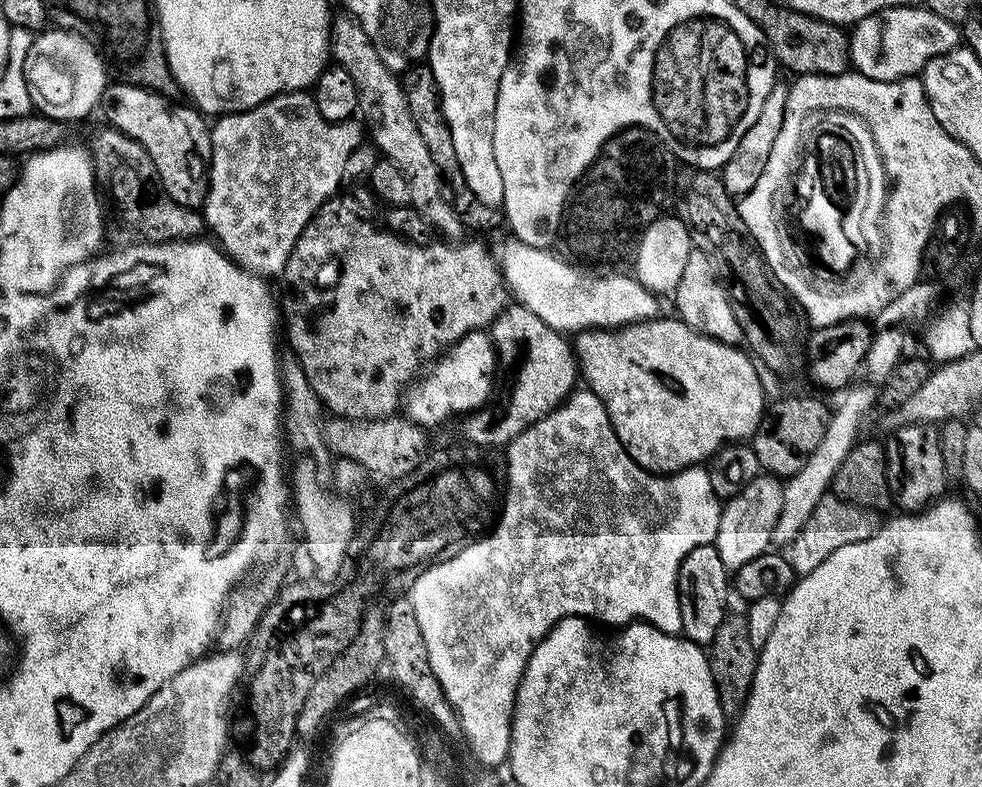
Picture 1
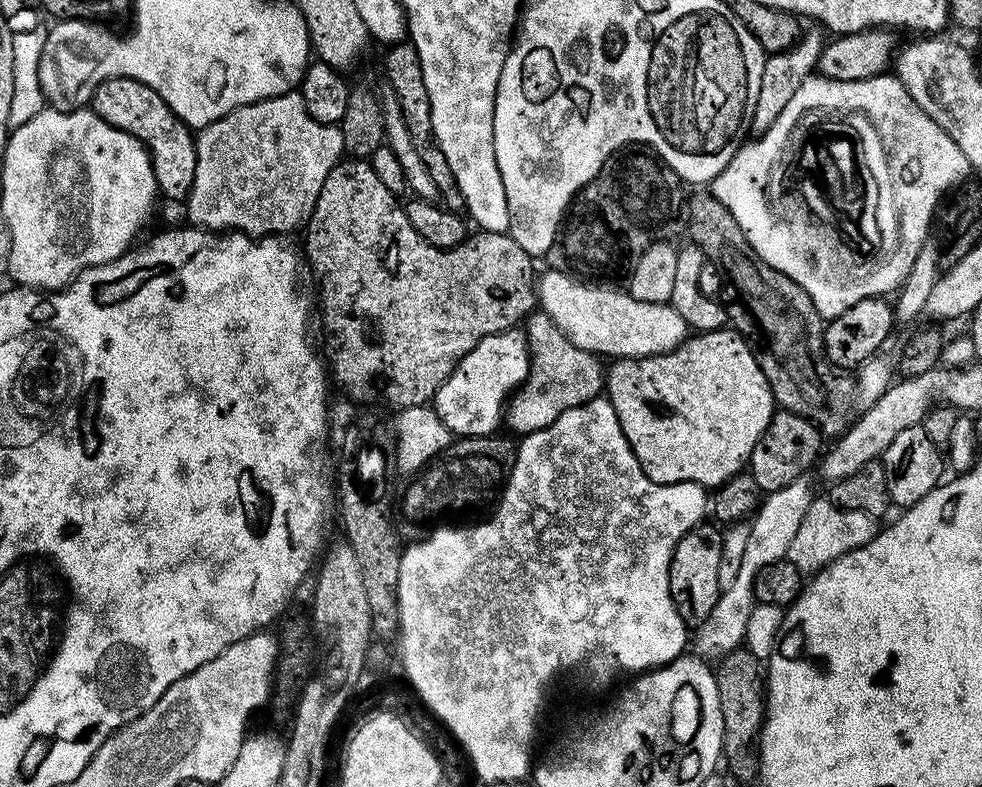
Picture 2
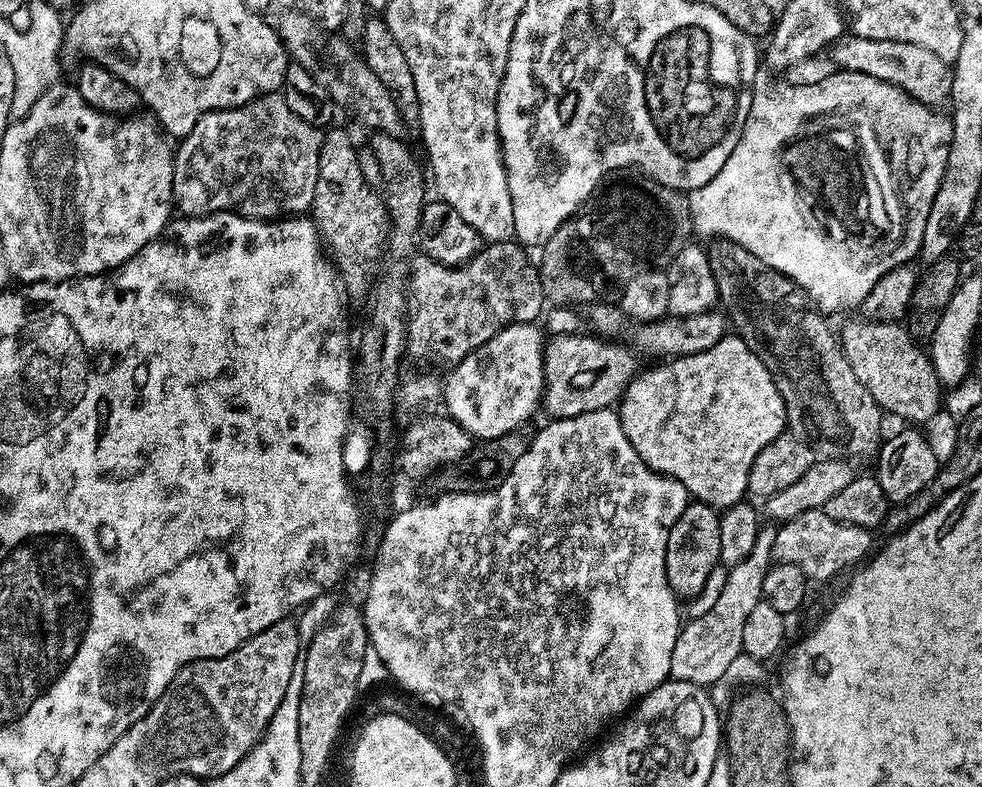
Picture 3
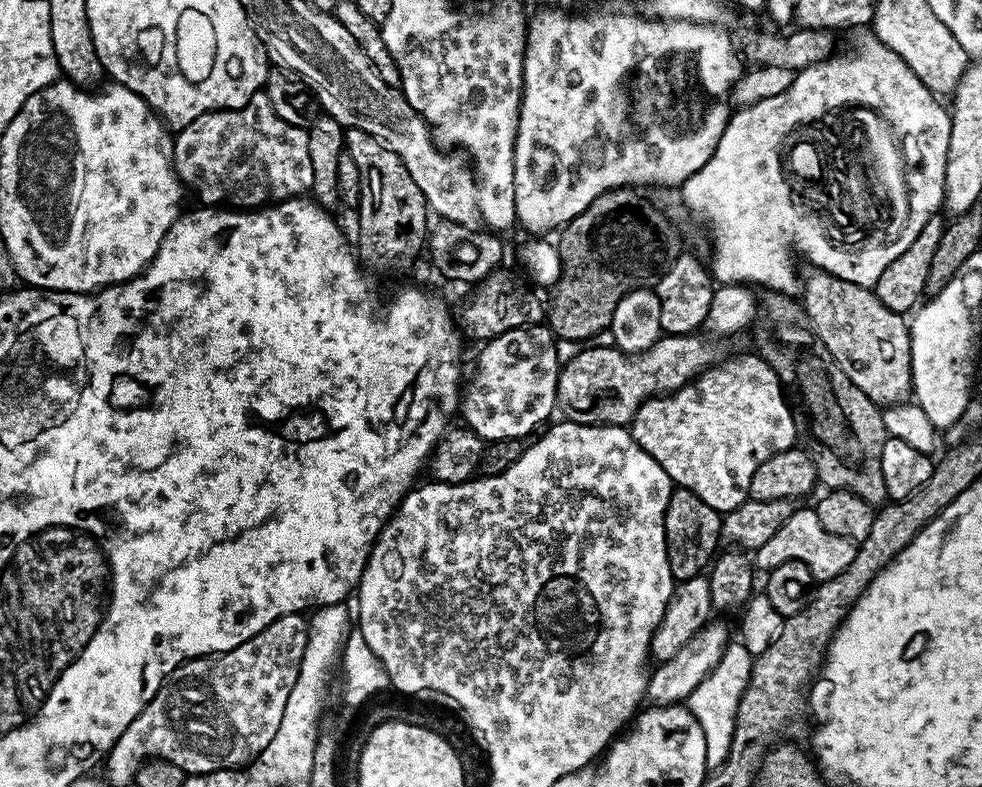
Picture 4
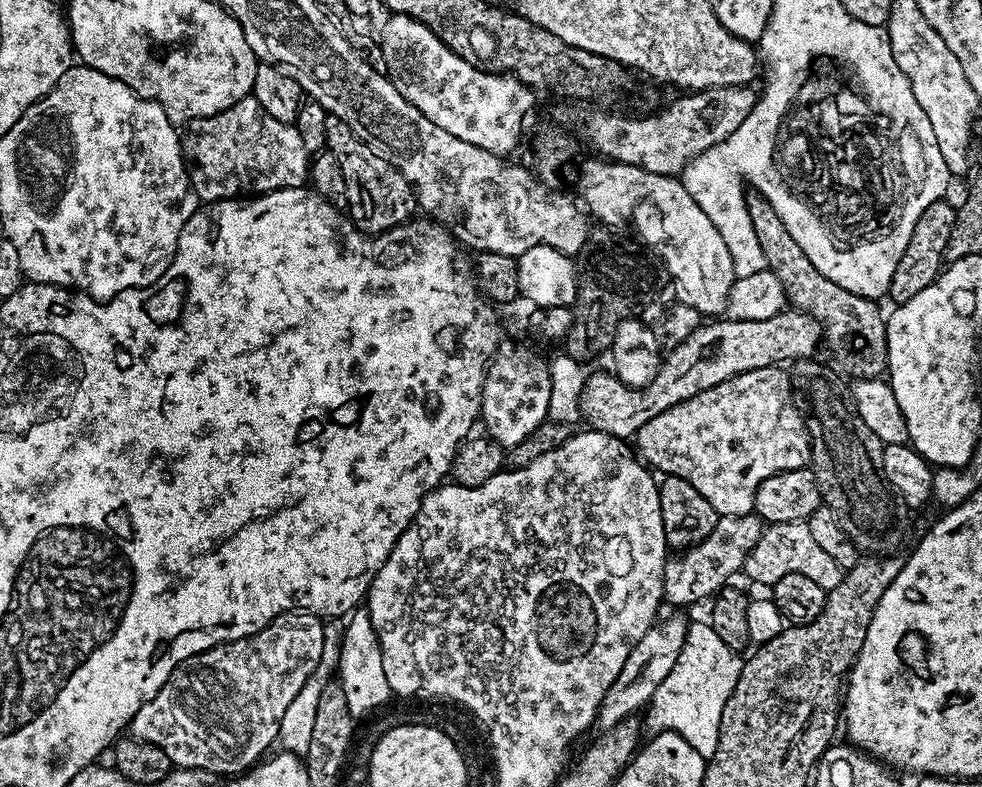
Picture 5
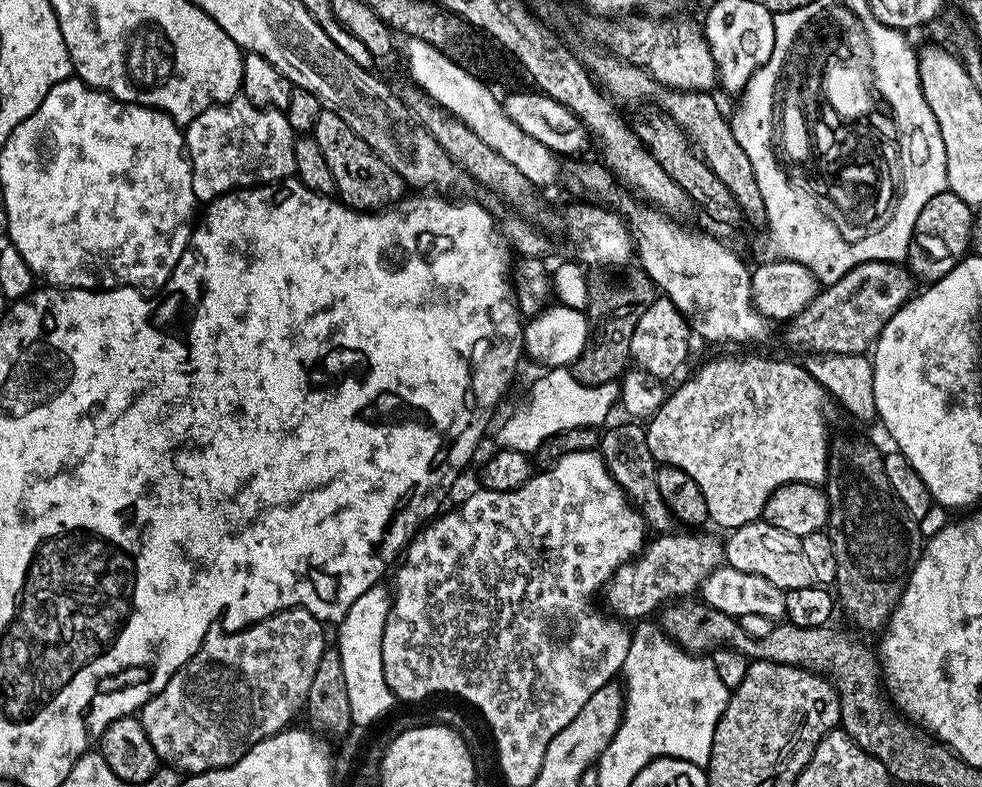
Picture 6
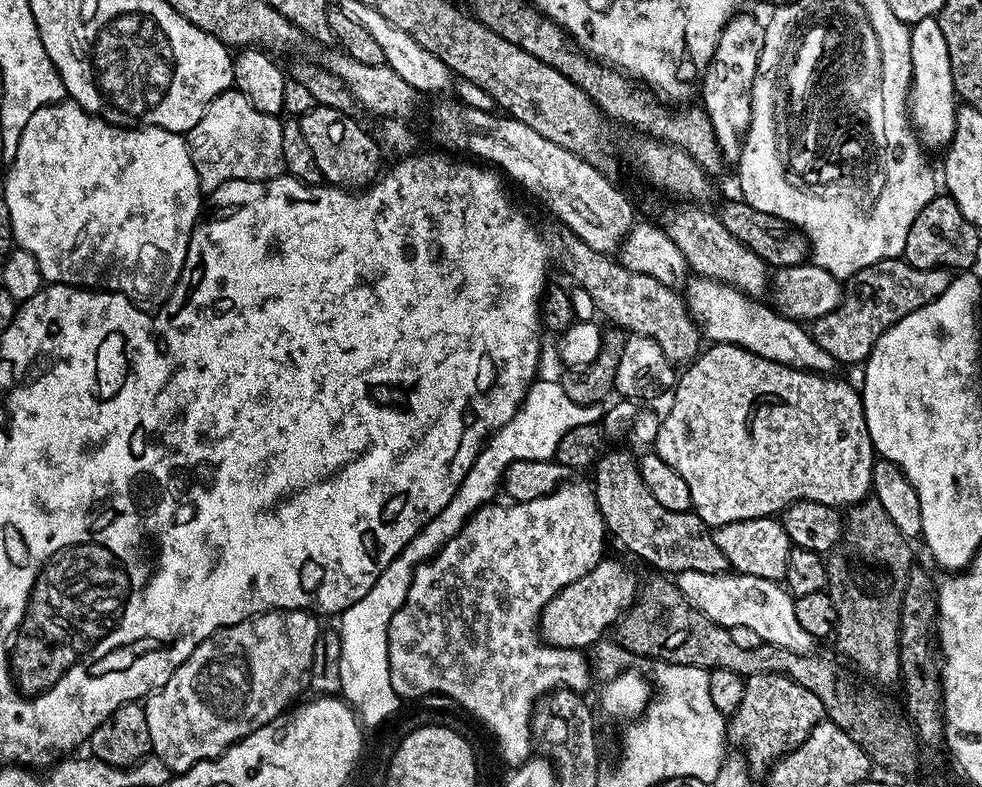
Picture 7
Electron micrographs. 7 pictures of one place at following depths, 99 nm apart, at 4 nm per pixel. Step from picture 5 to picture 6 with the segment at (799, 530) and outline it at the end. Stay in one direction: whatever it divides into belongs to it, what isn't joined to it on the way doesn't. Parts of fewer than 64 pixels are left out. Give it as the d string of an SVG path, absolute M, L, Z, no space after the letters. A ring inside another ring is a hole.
M762 518L727 533L724 558L727 567L746 574L758 574L758 578L766 578L766 582L774 582L774 586L785 590L798 590L814 584L810 562L806 562L806 554L802 554L801 537L786 534L786 530L778 530L778 526L770 526Z

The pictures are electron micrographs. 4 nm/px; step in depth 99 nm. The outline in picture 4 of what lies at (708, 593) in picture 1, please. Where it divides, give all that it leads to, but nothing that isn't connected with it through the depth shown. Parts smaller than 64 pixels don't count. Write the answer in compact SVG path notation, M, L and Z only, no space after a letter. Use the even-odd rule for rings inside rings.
M677 487L673 491L670 502L666 506L666 518L664 519L666 554L670 562L673 581L679 582L699 576L712 564L721 547L719 544L722 544L721 523L721 513L706 506L706 502L698 498L698 494L682 487Z

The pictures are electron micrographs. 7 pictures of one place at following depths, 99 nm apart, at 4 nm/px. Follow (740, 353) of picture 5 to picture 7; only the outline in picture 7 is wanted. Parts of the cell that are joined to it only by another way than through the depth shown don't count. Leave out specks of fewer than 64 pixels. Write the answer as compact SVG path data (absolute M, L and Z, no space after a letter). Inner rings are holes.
M903 258L874 262L874 266L866 266L852 277L840 305L811 325L811 336L841 365L863 365L878 338L890 326L902 322L906 314L914 314L914 310L934 302L952 278L953 273L947 268L915 268Z

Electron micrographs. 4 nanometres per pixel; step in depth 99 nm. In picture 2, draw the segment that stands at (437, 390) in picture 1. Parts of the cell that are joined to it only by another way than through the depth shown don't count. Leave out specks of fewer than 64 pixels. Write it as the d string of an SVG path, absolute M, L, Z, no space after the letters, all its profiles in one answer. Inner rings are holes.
M509 330L482 338L482 342L478 342L474 350L470 350L470 354L462 358L462 362L458 362L450 378L446 378L444 385L436 392L434 407L438 418L442 418L442 422L446 422L448 429L457 437L493 435L499 429L496 427L501 427L502 409L506 401L524 383L526 377L528 377L528 342L523 331Z

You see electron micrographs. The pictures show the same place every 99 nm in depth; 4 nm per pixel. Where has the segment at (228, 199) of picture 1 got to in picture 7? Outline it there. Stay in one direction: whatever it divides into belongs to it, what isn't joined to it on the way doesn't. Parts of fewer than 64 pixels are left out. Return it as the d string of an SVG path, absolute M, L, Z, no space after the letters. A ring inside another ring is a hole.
M235 90L223 92L208 104L200 121L187 133L190 158L198 174L200 191L211 194L218 186L231 180L273 180L285 171L282 154L282 123L277 117L262 114L243 94Z

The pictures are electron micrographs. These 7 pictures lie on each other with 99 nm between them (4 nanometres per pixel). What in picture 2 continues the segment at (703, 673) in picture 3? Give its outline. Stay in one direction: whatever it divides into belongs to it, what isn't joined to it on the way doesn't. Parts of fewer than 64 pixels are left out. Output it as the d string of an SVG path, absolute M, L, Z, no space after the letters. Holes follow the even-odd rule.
M803 475L782 490L767 493L757 507L749 525L750 534L734 585L721 593L709 617L695 629L692 648L699 657L716 660L743 643L747 619L750 618L750 610L756 603L755 578L764 567L787 557L790 541L801 526L806 510L812 505L814 493L807 480L808 478Z

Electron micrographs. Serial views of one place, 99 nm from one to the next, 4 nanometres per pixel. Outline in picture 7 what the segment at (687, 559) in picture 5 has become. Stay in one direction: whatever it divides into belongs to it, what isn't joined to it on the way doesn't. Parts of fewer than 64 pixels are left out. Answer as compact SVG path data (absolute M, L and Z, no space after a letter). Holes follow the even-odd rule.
M605 558L594 566L594 570L582 574L582 578L570 582L570 586L550 598L542 613L543 635L547 643L557 648L591 649L596 640L615 629L620 617L636 601L637 595L638 580L636 584L635 574L622 561Z

